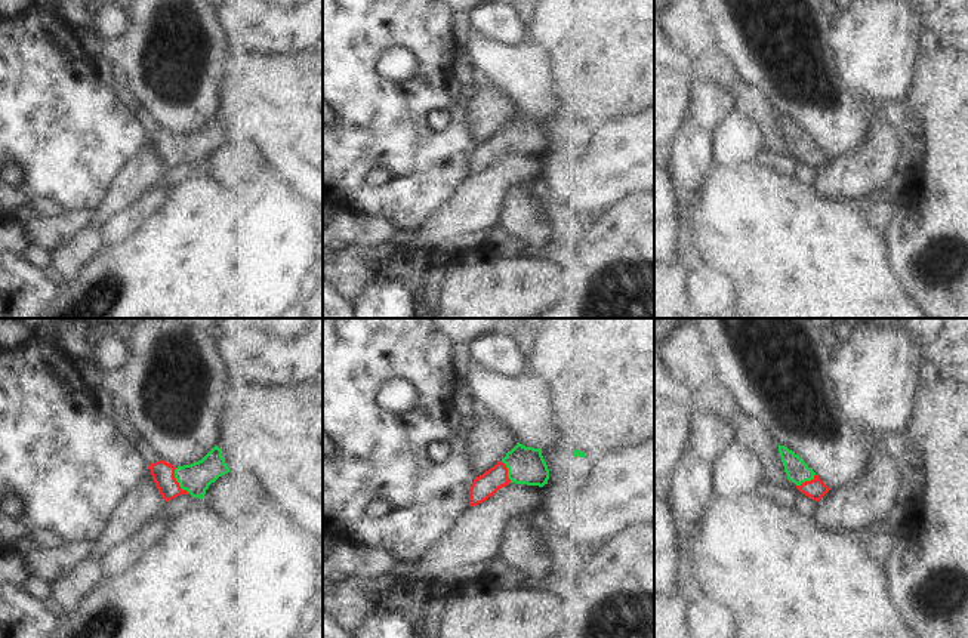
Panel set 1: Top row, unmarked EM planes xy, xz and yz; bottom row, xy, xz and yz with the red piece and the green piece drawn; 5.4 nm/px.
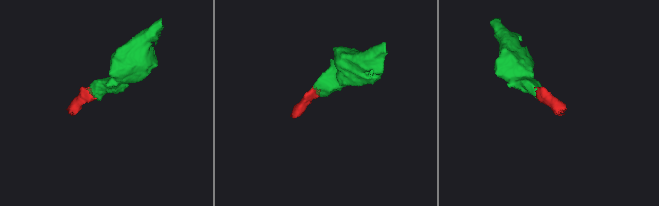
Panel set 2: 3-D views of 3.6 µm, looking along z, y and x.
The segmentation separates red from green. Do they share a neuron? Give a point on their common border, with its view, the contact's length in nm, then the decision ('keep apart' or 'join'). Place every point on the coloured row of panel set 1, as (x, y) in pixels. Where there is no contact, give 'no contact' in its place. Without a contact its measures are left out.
meets red in xy at (178, 483); contact 170 nm long; join

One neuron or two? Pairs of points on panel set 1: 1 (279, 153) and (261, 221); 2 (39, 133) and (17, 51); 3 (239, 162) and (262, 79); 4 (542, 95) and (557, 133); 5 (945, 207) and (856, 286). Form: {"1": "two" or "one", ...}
{"1": "two", "2": "one", "3": "two", "4": "one", "5": "two"}

